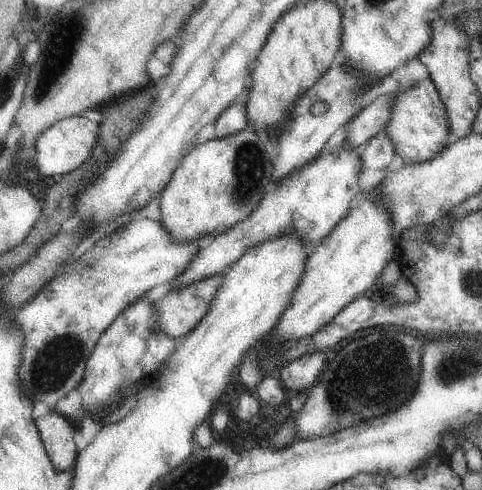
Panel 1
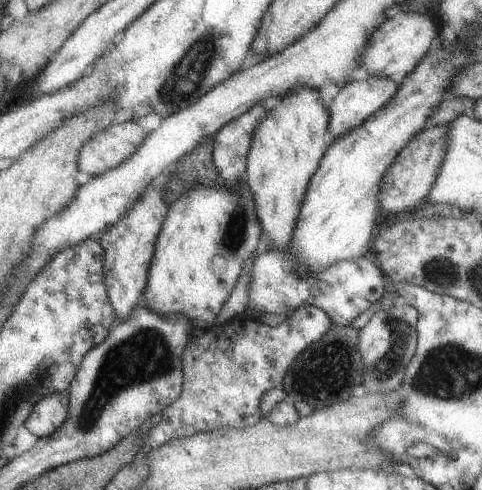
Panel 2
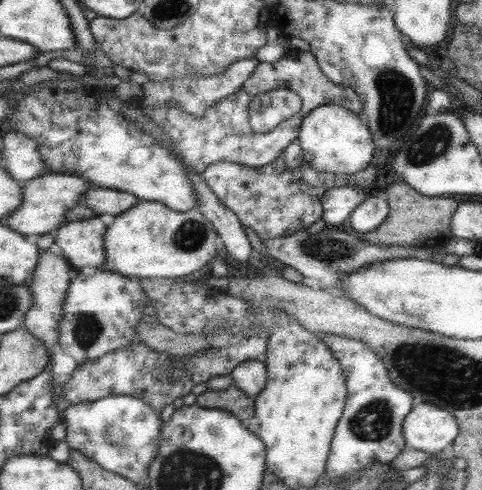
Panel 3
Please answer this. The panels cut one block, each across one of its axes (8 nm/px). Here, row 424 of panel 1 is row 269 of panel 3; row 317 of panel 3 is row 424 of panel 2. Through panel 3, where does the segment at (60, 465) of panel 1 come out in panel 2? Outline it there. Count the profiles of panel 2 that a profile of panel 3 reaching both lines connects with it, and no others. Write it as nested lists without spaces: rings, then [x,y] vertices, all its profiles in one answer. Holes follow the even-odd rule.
[[[51,394],[41,398],[29,418],[25,420],[25,428],[27,432],[31,432],[37,438],[47,438],[49,434],[53,434],[55,430],[59,430],[59,426],[65,422],[67,418],[67,408],[69,408],[69,396],[63,394]]]

